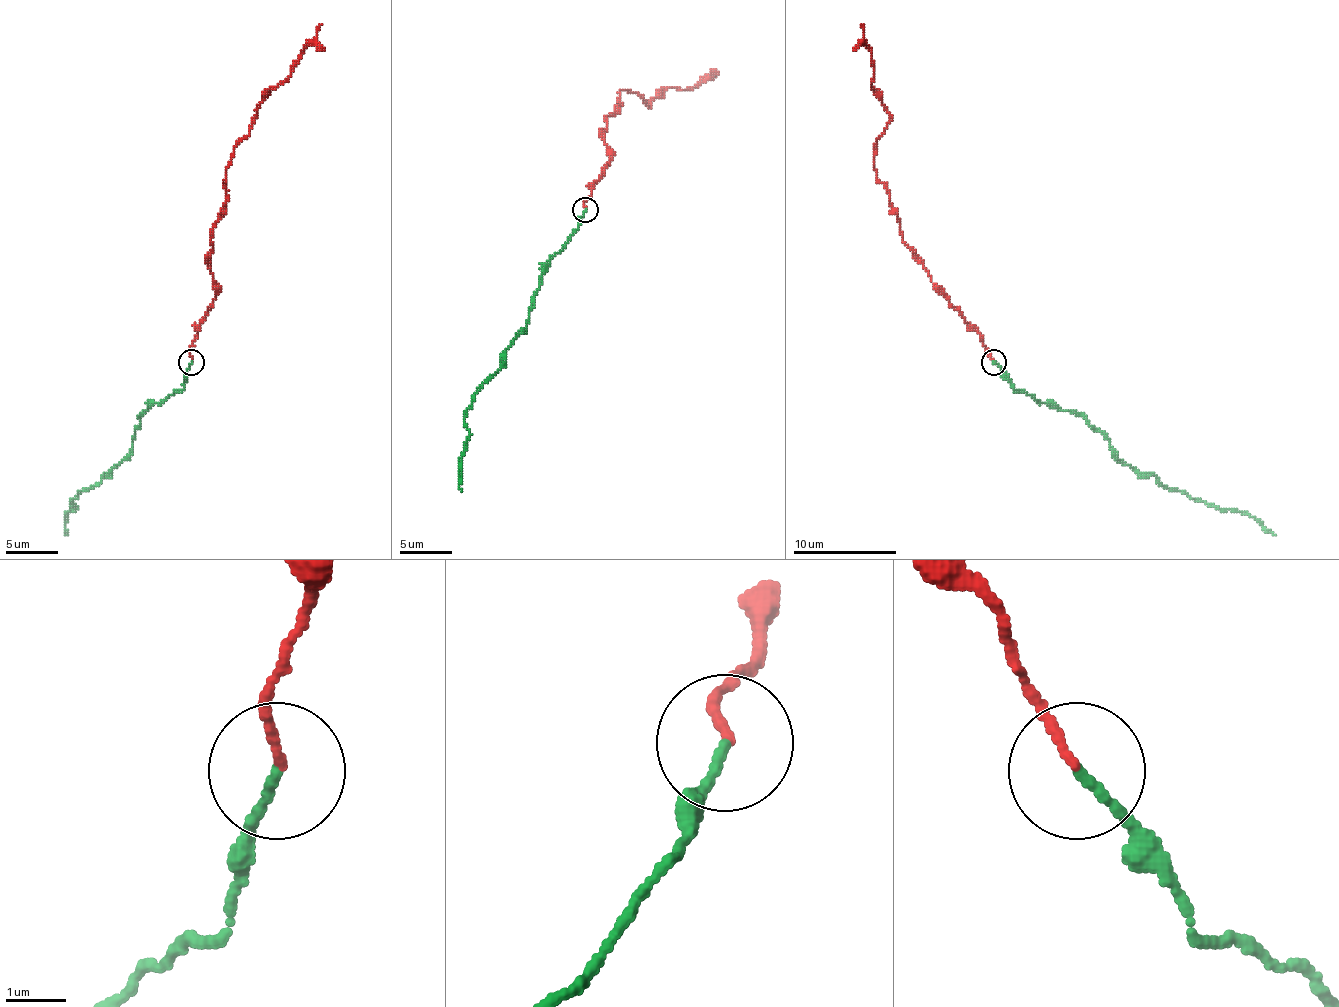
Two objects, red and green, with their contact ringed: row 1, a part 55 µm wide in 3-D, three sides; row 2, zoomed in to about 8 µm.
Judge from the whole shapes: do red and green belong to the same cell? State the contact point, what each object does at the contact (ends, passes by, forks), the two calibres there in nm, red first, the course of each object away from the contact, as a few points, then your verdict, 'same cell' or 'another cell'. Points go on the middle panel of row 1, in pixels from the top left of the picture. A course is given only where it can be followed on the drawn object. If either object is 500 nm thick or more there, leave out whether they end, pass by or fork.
place (585, 210); red ends; green ends; calibres 120 and 150 nm; course red (586, 209), (609, 162), (604, 118), (620, 92), (648, 105), (669, 87), (716, 77); course green (586, 209), (576, 232), (550, 261), (526, 326), (506, 351), (500, 370), (467, 408), (461, 491); same cell

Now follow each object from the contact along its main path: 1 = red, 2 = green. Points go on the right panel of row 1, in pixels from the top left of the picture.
1: (993, 361), (902, 239), (889, 190), (876, 177), (874, 149), (889, 115), (871, 86), (874, 60), (861, 24)
2: (993, 361), (1016, 390), (1081, 416), (1135, 470), (1192, 499), (1250, 514), (1275, 535)

